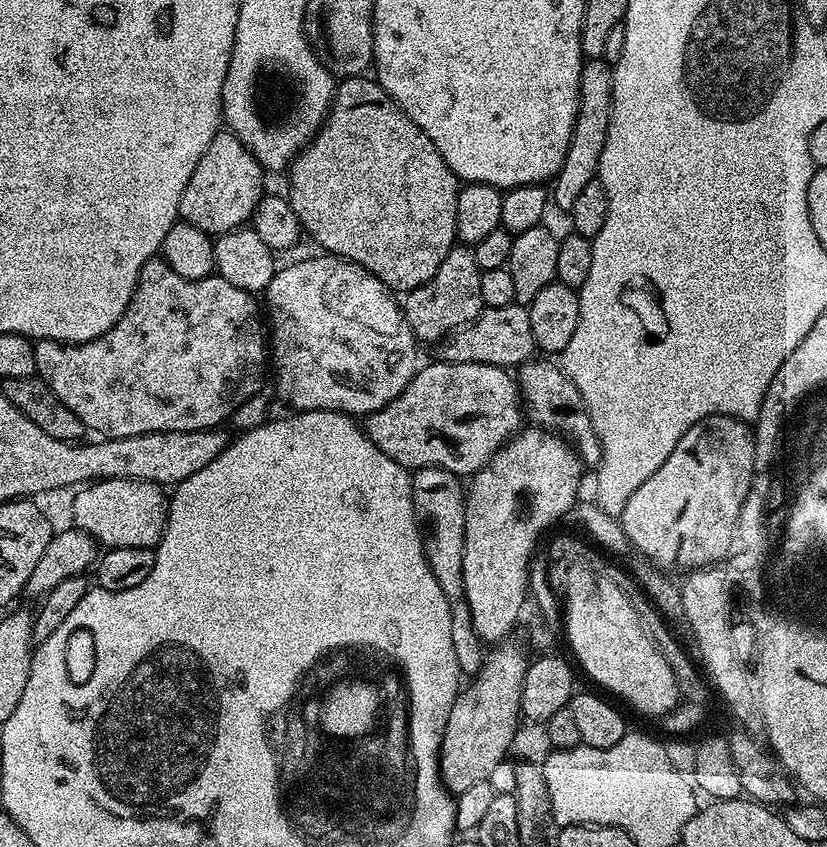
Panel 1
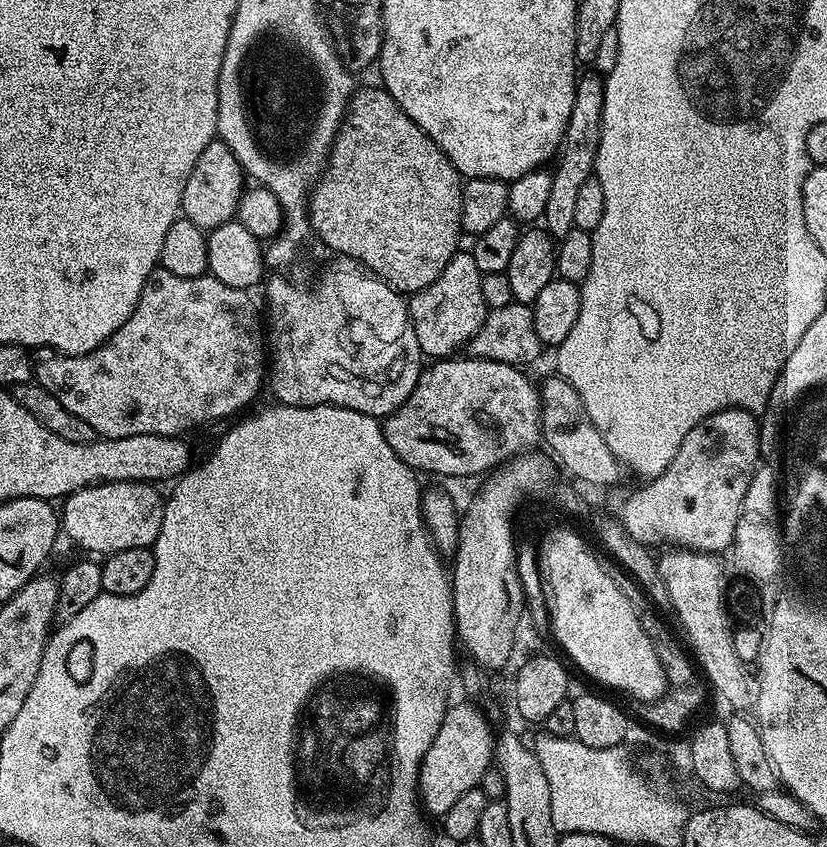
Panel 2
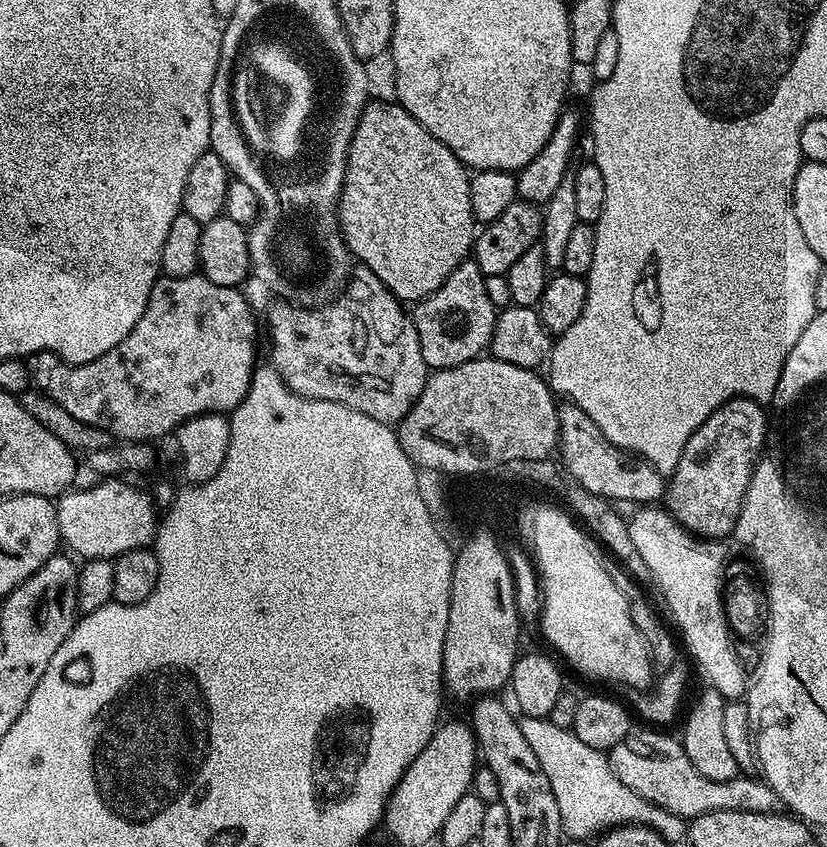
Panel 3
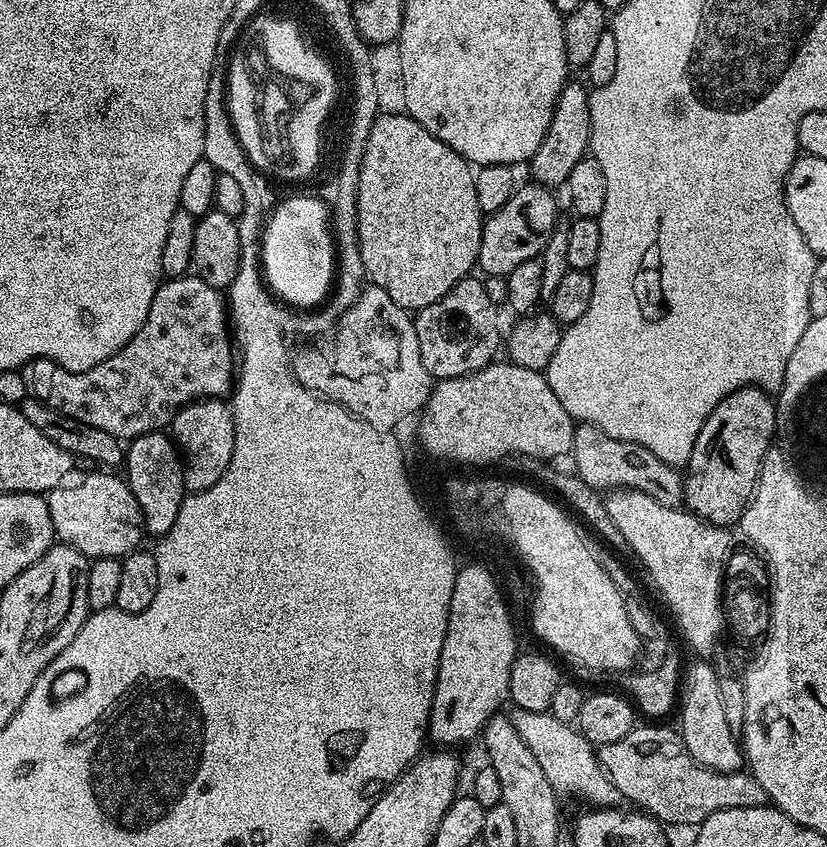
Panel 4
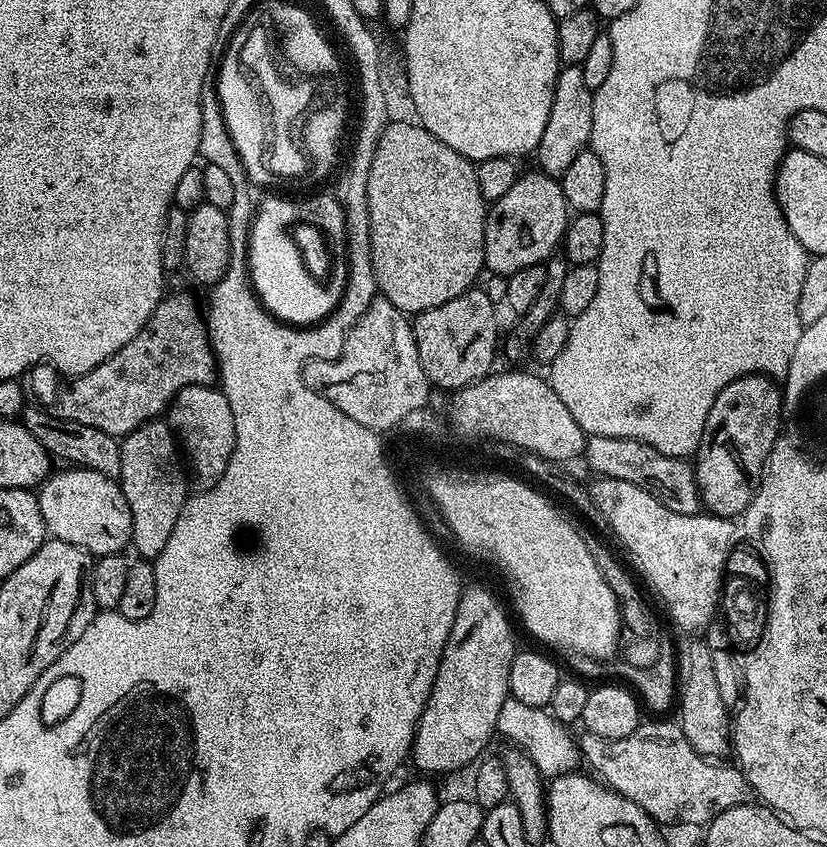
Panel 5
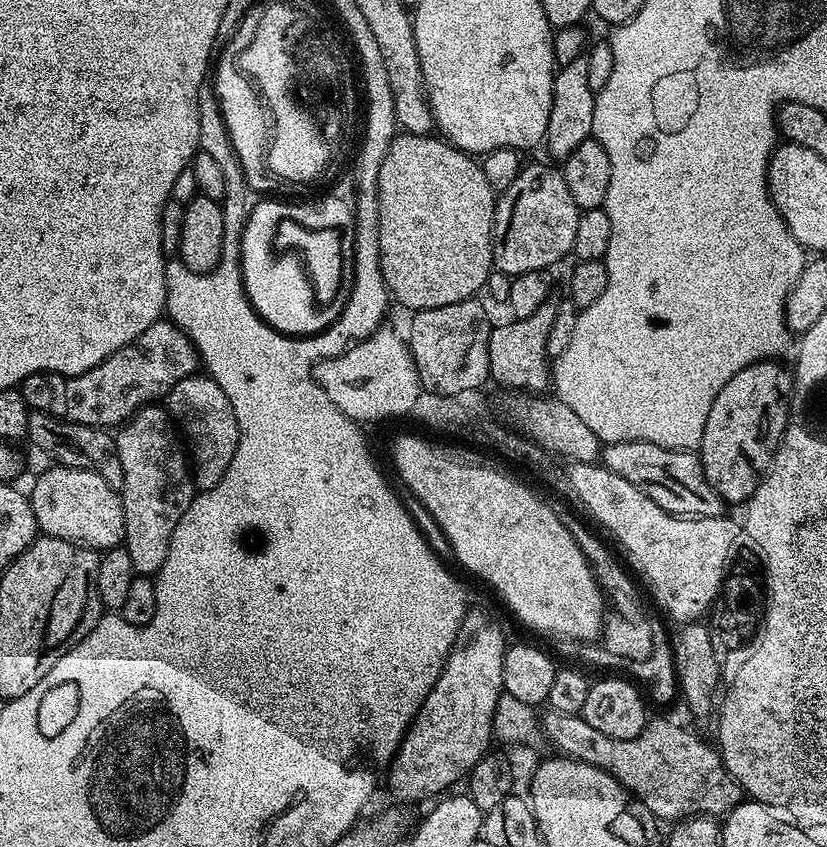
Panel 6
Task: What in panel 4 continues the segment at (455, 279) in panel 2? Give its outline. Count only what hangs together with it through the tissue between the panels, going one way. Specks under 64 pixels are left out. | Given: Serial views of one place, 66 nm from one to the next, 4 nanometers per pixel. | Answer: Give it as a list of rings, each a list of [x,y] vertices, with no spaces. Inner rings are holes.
[[[469,274],[438,302],[419,309],[414,319],[418,334],[419,353],[433,381],[449,380],[482,370],[493,363],[496,347],[502,344],[502,328],[496,317],[498,306],[490,302],[483,279]]]

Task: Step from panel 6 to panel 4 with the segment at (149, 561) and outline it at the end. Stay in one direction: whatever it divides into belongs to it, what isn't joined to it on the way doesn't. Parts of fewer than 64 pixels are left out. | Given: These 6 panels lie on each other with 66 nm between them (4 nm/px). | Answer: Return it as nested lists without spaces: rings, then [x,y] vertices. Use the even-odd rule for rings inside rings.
[[[147,432],[131,441],[125,451],[125,479],[143,512],[145,531],[159,538],[169,532],[181,509],[186,491],[183,484],[183,461],[171,437],[164,433]]]

